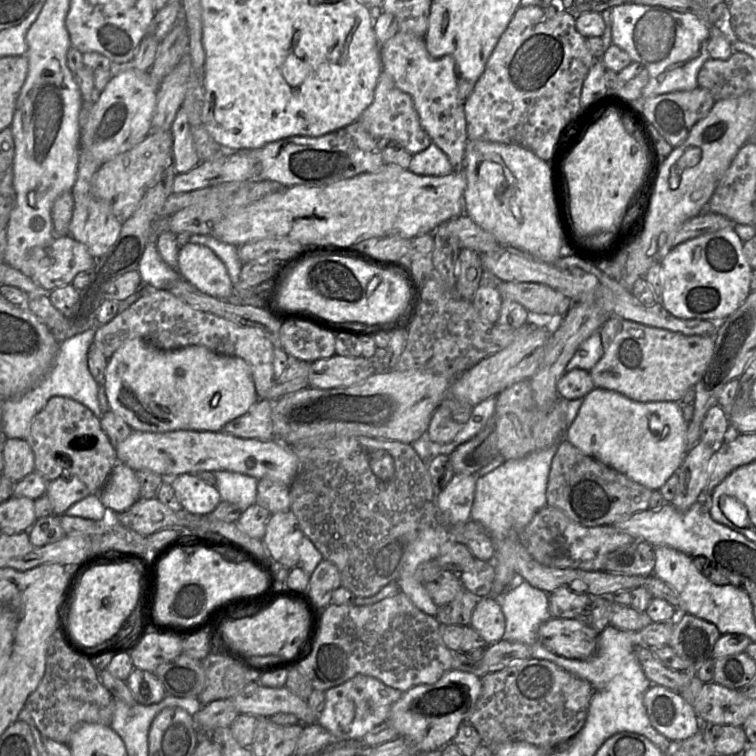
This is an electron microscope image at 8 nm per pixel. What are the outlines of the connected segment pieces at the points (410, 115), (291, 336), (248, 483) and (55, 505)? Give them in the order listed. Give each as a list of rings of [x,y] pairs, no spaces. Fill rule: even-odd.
[[[381,71],[373,102],[357,120],[375,139],[392,139],[412,155],[427,149],[432,143],[431,138],[420,124],[411,96],[398,89],[393,78],[385,71]]]
[[[300,320],[282,323],[282,349],[292,360],[314,362],[335,355],[336,335]]]
[[[213,471],[221,500],[237,505],[242,511],[257,501],[258,479],[232,471]]]
[[[59,477],[48,483],[45,495],[51,502],[53,515],[61,516],[69,507],[90,494],[78,477]]]

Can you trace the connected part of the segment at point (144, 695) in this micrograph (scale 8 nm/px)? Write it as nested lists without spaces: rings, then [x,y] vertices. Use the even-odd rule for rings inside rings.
[[[134,668],[126,683],[136,701],[143,705],[160,702],[166,696],[166,690],[154,672]]]

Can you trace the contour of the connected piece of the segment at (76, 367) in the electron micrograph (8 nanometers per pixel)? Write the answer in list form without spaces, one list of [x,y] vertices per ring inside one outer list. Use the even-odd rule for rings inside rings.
[[[95,325],[59,344],[51,369],[34,387],[18,397],[2,399],[2,423],[7,439],[20,438],[26,440],[28,428],[33,418],[46,406],[48,400],[54,396],[76,400],[89,408],[98,418],[102,416],[98,400],[99,384],[92,377],[87,361],[88,350],[94,341],[98,327],[98,325]]]

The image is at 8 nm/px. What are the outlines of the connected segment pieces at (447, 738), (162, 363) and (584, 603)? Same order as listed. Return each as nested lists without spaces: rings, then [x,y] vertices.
[[[451,669],[434,684],[420,684],[402,693],[402,697],[391,707],[388,722],[397,731],[399,737],[408,738],[418,747],[419,752],[441,750],[452,743],[459,726],[468,721],[482,688],[481,678],[461,670]]]
[[[140,338],[124,341],[108,359],[104,387],[110,410],[120,415],[132,430],[144,432],[218,432],[259,400],[250,366],[242,358],[219,354],[199,345],[162,350]]]
[[[559,587],[548,594],[549,611],[552,617],[575,619],[590,608],[593,597],[578,593],[568,587]]]

